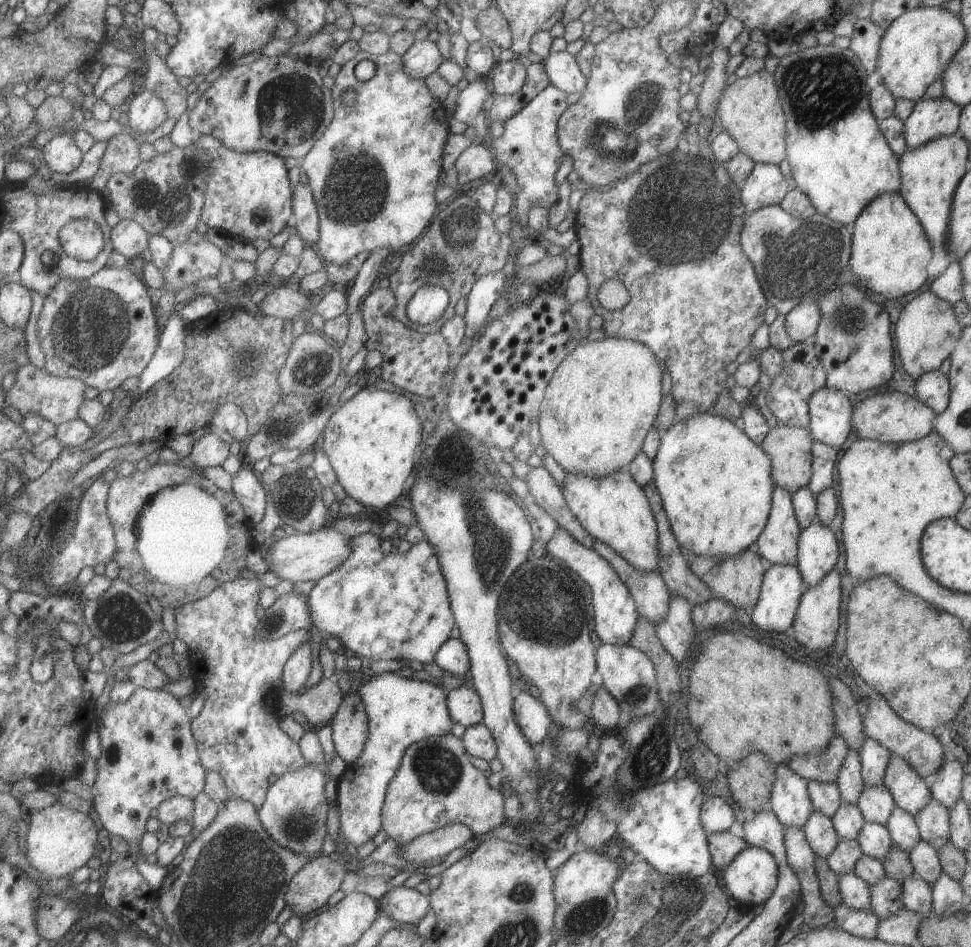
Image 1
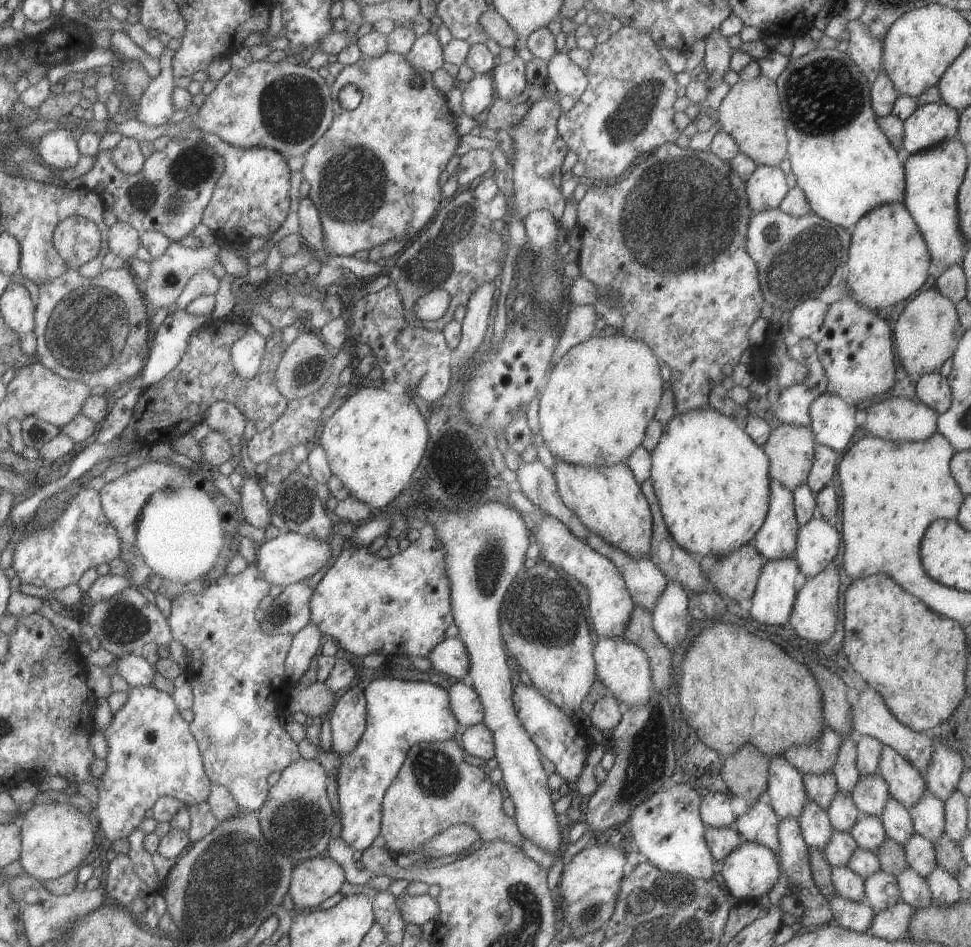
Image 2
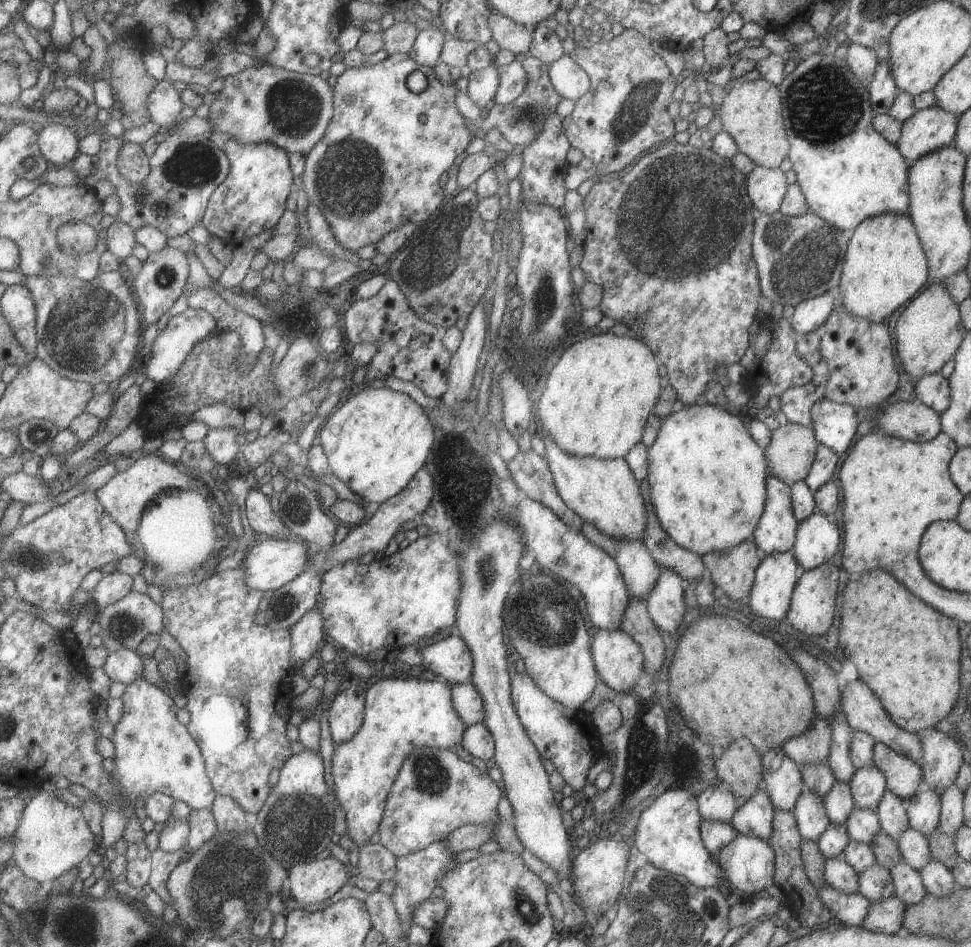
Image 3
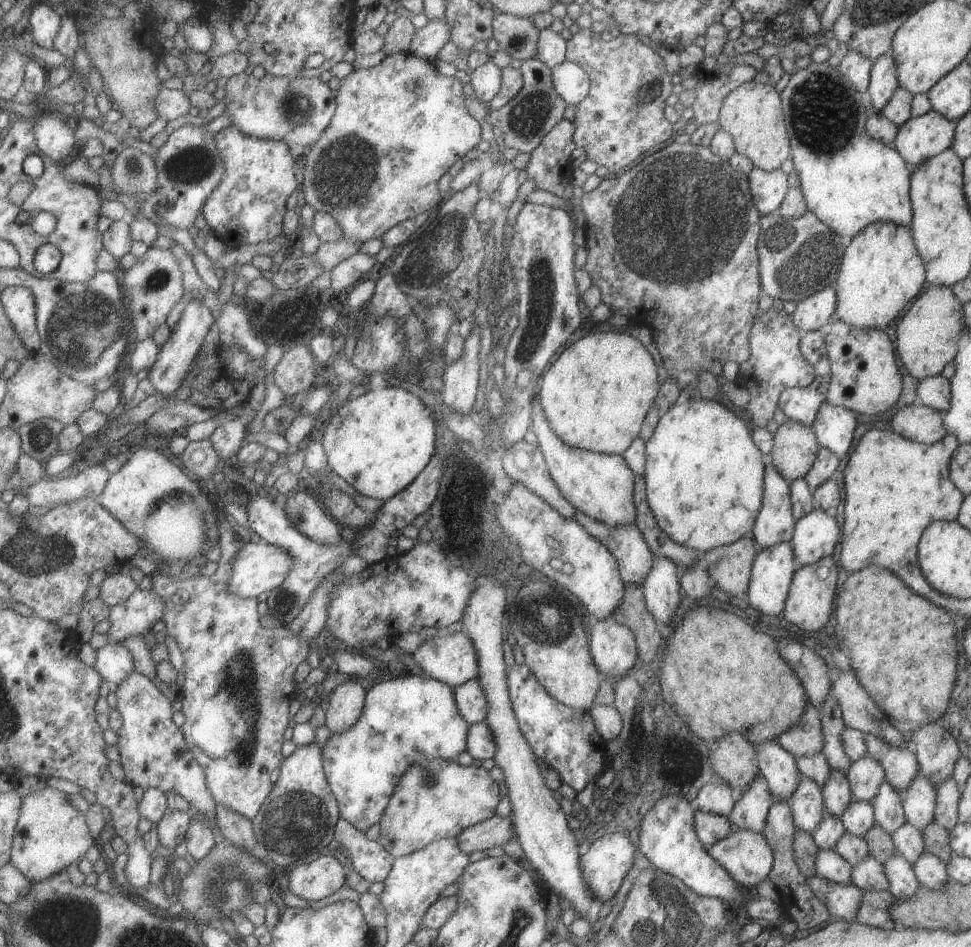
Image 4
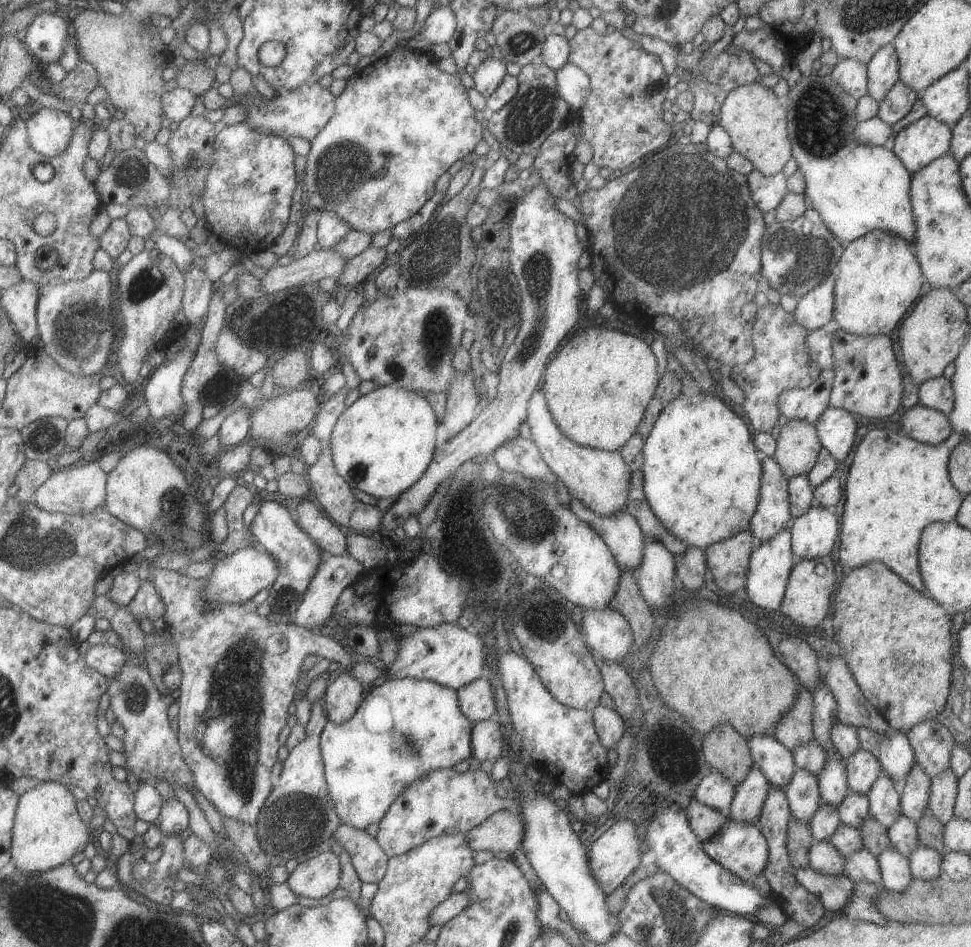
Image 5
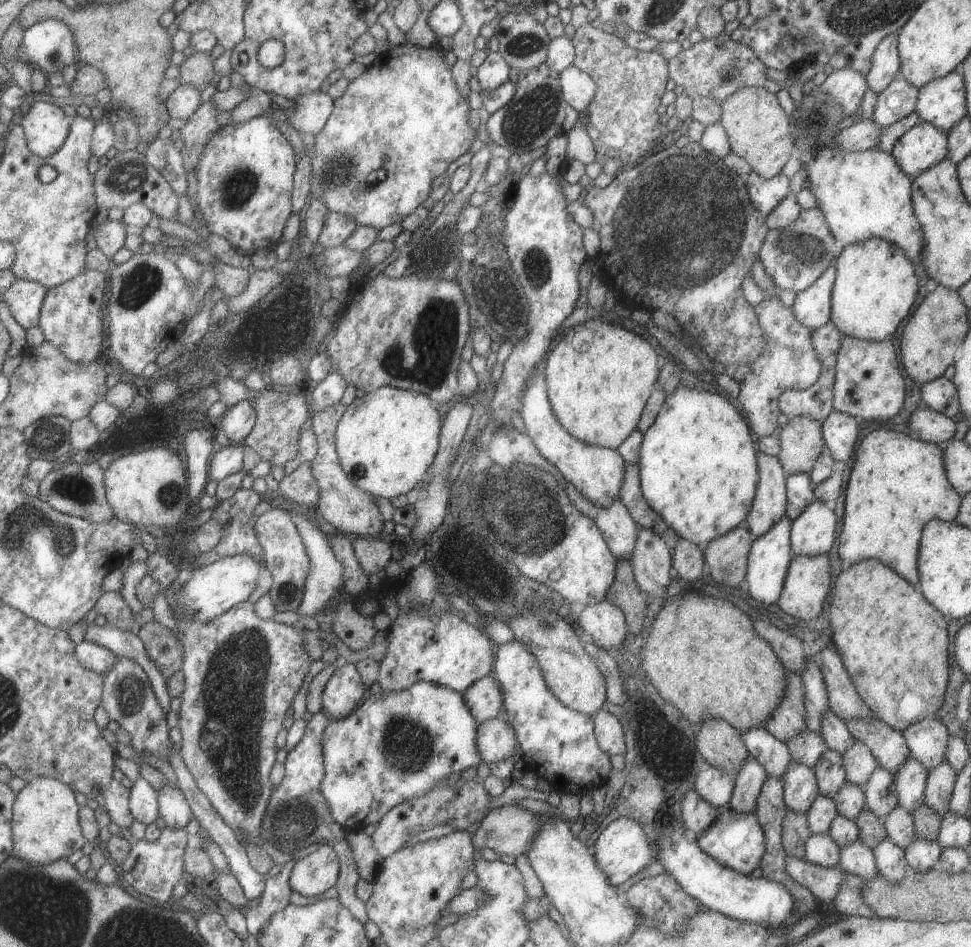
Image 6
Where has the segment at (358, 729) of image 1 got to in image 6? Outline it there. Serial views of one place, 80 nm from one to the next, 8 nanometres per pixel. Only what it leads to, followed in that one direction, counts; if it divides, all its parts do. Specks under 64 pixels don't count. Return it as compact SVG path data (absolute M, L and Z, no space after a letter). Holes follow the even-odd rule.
M341 662L321 692L322 711L332 720L340 720L357 709L365 686L355 664Z

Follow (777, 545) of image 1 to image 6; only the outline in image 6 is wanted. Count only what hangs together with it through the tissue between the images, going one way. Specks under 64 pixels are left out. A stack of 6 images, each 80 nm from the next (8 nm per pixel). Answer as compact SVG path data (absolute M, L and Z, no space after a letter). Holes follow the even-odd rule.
M757 452L758 481L744 525L754 538L763 536L786 514L786 475L777 457Z

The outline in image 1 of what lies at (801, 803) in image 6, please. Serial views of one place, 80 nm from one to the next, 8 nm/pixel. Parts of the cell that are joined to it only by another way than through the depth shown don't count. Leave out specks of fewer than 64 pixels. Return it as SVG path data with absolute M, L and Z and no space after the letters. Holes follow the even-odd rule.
M812 811L812 815L806 820L801 830L814 854L825 860L840 841L832 820L819 811Z

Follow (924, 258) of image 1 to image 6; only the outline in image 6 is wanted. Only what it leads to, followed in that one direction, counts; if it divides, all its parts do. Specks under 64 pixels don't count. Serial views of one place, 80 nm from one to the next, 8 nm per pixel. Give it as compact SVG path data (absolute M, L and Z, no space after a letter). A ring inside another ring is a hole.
M871 237L858 243L845 245L836 257L836 275L831 289L830 321L842 335L856 339L880 341L889 337L900 320L909 314L917 290L922 283L916 275L914 264L898 246L892 245L885 239Z

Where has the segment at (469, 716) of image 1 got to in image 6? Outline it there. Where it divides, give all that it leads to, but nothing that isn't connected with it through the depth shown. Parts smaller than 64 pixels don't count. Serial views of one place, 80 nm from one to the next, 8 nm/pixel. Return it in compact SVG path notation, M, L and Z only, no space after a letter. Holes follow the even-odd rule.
M492 675L473 682L463 692L463 702L469 710L469 714L479 724L489 719L497 719L503 704L503 694L499 690L499 684Z

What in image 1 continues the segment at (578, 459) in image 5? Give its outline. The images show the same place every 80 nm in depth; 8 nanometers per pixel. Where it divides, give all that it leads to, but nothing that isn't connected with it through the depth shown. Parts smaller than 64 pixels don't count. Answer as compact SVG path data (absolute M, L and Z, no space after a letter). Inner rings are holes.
M627 469L604 477L565 473L562 485L560 489L569 510L593 540L612 548L635 570L659 572L658 532L650 504L643 489L631 478Z

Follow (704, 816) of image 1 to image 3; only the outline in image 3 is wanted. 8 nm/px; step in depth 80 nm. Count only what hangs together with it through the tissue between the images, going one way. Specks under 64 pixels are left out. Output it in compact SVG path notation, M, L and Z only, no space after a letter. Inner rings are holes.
M722 782L717 786L709 786L696 797L698 814L705 820L717 820L730 824L736 810L735 798Z

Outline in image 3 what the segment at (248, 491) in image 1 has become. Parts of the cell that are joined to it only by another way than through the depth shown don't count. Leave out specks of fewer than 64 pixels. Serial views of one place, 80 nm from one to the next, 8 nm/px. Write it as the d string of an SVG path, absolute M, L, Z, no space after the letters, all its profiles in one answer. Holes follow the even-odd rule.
M251 487L245 500L245 519L249 531L268 535L268 538L285 540L285 526L282 518L271 510L267 496Z

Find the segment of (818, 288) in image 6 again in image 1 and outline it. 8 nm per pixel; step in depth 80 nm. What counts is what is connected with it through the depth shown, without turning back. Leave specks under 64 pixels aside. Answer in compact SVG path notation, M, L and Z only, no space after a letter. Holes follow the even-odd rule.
M815 301L797 303L784 315L785 332L793 343L803 343L814 334L821 315Z

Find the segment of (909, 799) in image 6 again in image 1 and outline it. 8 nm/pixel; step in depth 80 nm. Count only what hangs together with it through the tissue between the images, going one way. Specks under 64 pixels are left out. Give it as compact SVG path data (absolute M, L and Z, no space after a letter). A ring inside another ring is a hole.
M931 797L931 800L914 814L920 840L939 850L950 840L948 818L948 810Z

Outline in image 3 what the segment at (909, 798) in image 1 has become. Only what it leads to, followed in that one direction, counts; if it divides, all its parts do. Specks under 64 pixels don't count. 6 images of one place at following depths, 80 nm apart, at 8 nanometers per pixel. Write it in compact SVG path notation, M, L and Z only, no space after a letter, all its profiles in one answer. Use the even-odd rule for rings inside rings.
M878 741L871 754L872 764L885 776L887 790L904 801L911 798L922 778L920 766Z

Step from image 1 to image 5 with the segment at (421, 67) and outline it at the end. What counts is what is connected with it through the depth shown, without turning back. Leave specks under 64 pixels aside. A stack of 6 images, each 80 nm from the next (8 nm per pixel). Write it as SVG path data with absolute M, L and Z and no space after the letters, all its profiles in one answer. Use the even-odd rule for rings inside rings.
M447 4L433 9L429 16L425 18L423 27L417 32L417 36L409 39L405 48L427 53L431 46L434 46L433 44L447 43L451 39L456 26L457 20L455 20L455 16L453 16L453 12Z

